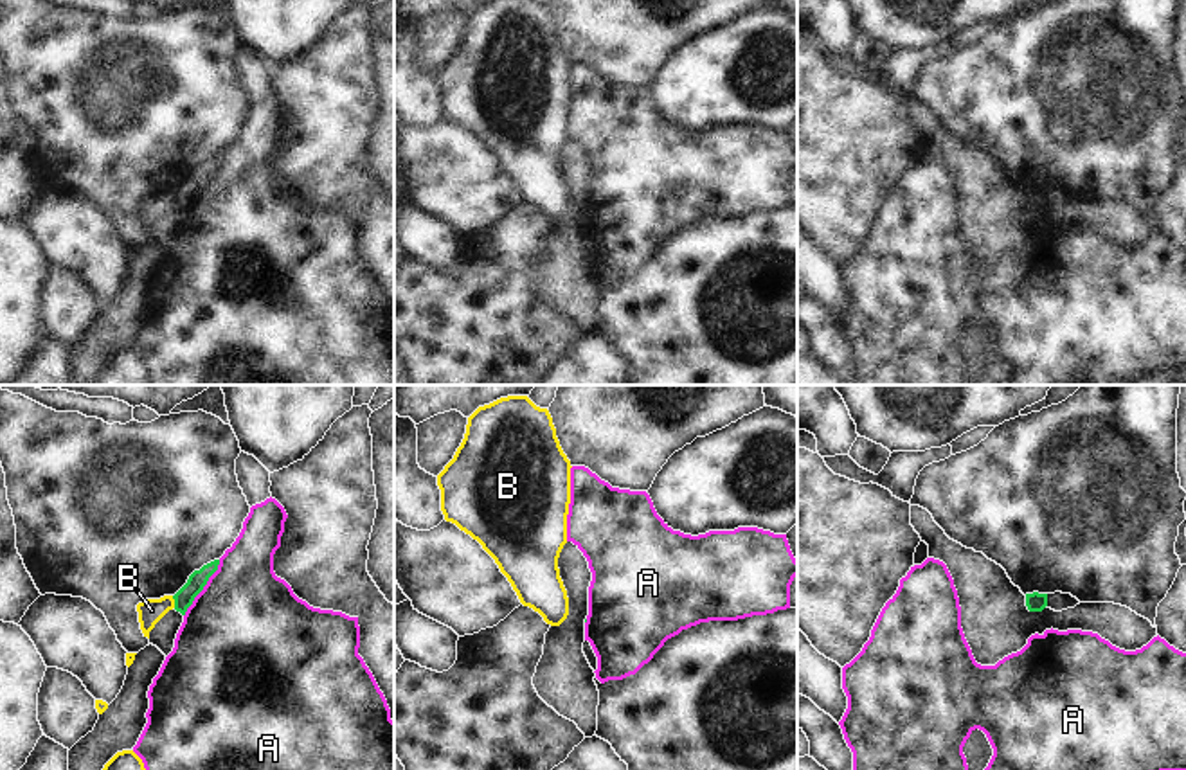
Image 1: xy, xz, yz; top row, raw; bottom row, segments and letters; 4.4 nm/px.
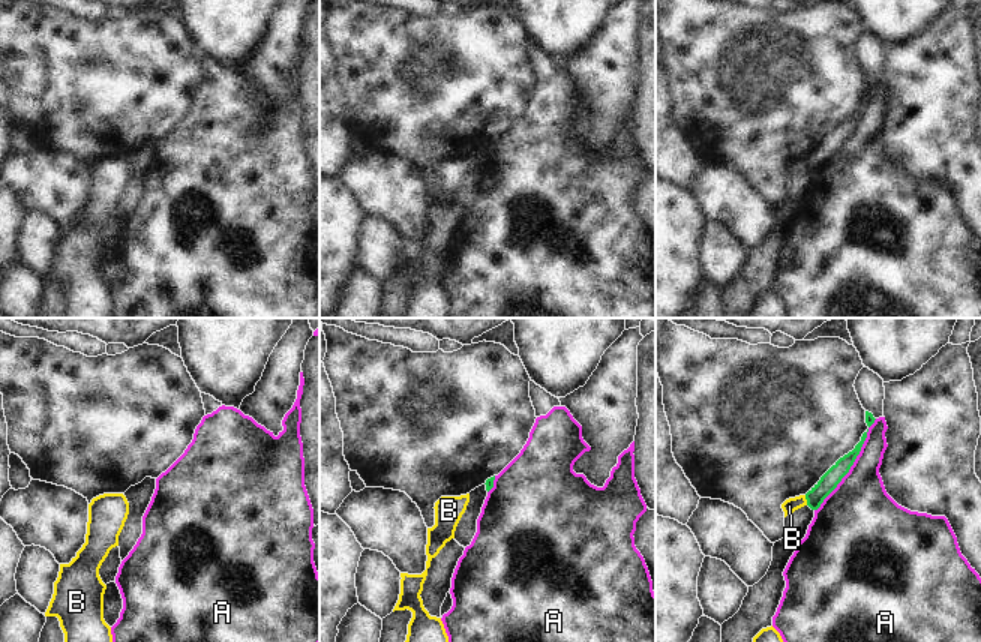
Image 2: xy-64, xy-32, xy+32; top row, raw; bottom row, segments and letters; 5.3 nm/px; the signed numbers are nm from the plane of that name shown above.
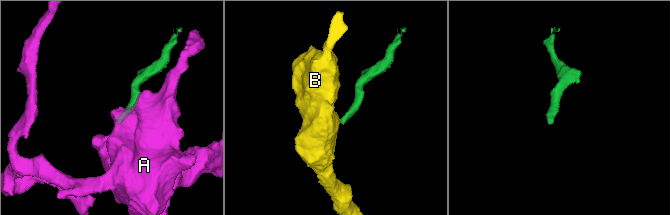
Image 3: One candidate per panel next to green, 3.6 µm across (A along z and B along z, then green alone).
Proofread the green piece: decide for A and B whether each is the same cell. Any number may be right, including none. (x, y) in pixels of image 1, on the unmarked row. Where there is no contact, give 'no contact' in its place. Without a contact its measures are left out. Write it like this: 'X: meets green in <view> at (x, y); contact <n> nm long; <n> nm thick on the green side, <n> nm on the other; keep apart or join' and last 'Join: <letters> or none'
A: meets green in xy at (202, 186); contact 300 nm long; 90 nm thick on the green side, 500 nm on the other; keep apart
B: meets green in xy at (175, 198); contact 60 nm long; 90 nm thick on the green side, 110 nm on the other; keep apart
Join: none

